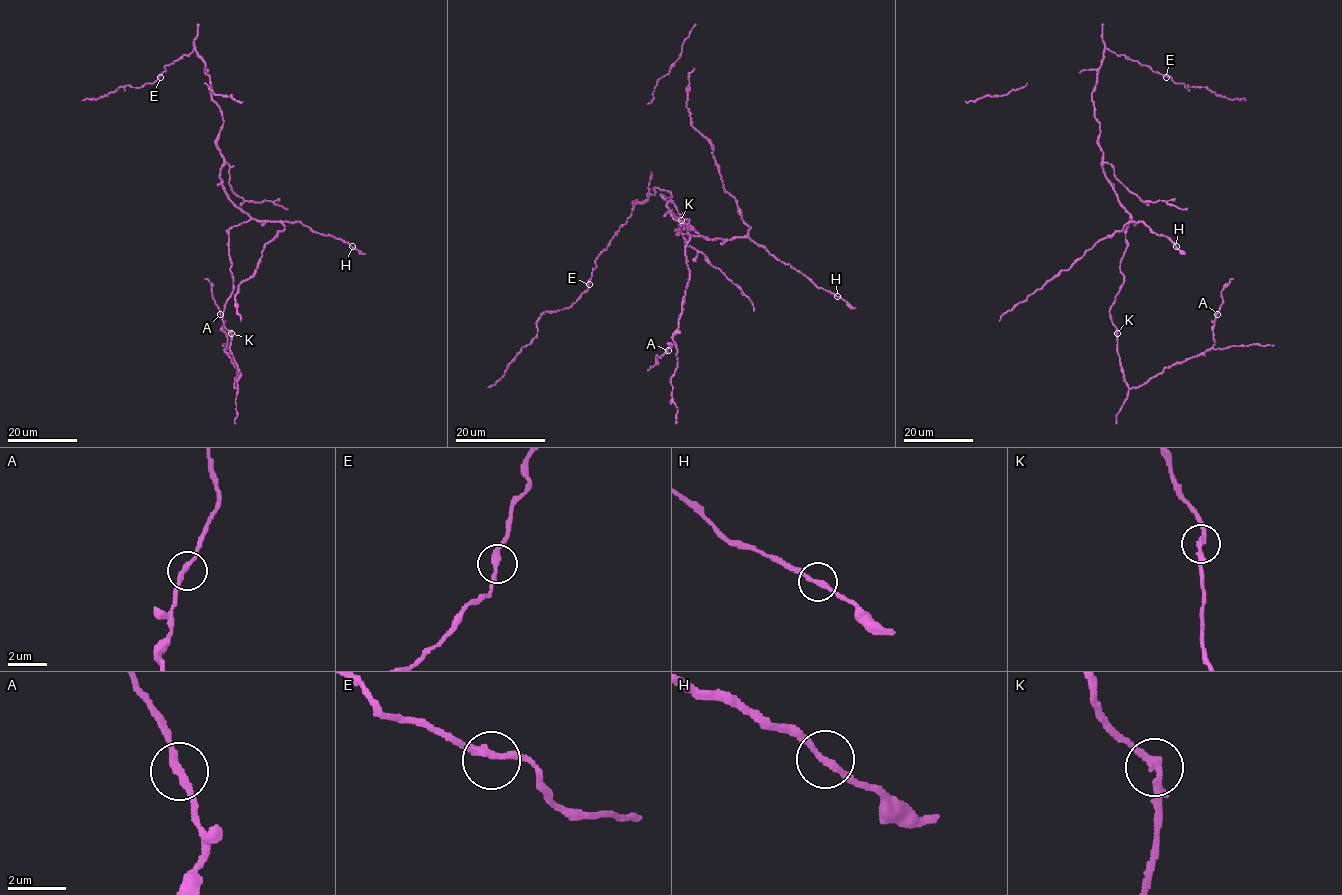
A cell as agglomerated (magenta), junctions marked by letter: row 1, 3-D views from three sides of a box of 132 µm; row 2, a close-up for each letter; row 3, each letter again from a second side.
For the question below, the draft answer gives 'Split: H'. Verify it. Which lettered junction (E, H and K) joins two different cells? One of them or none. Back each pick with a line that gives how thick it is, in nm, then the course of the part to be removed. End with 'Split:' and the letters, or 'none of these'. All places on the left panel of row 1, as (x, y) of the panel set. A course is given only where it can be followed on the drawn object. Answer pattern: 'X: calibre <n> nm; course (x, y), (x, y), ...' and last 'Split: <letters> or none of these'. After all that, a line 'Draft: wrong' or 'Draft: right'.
Split: none of these
Draft: wrong

